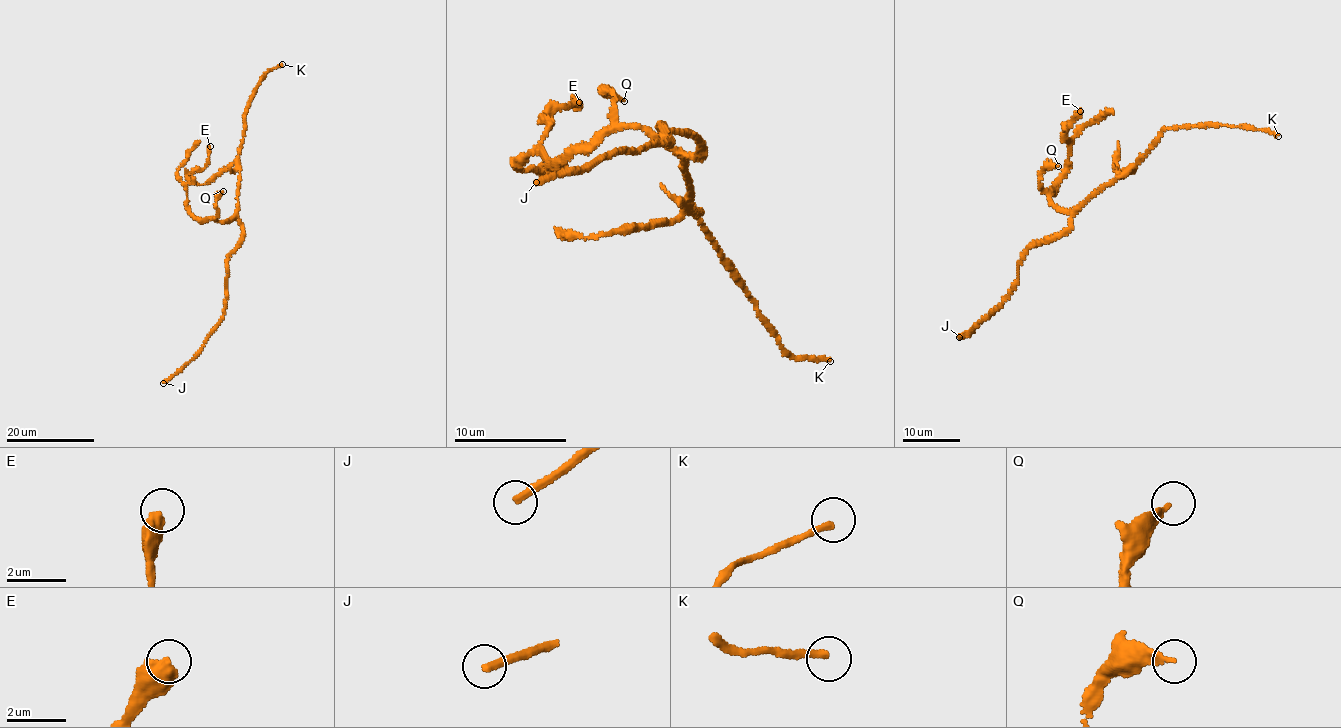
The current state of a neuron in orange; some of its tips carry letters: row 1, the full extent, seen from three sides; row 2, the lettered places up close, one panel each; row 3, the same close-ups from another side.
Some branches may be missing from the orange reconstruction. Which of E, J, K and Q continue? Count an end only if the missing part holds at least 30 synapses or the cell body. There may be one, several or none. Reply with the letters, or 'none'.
K

